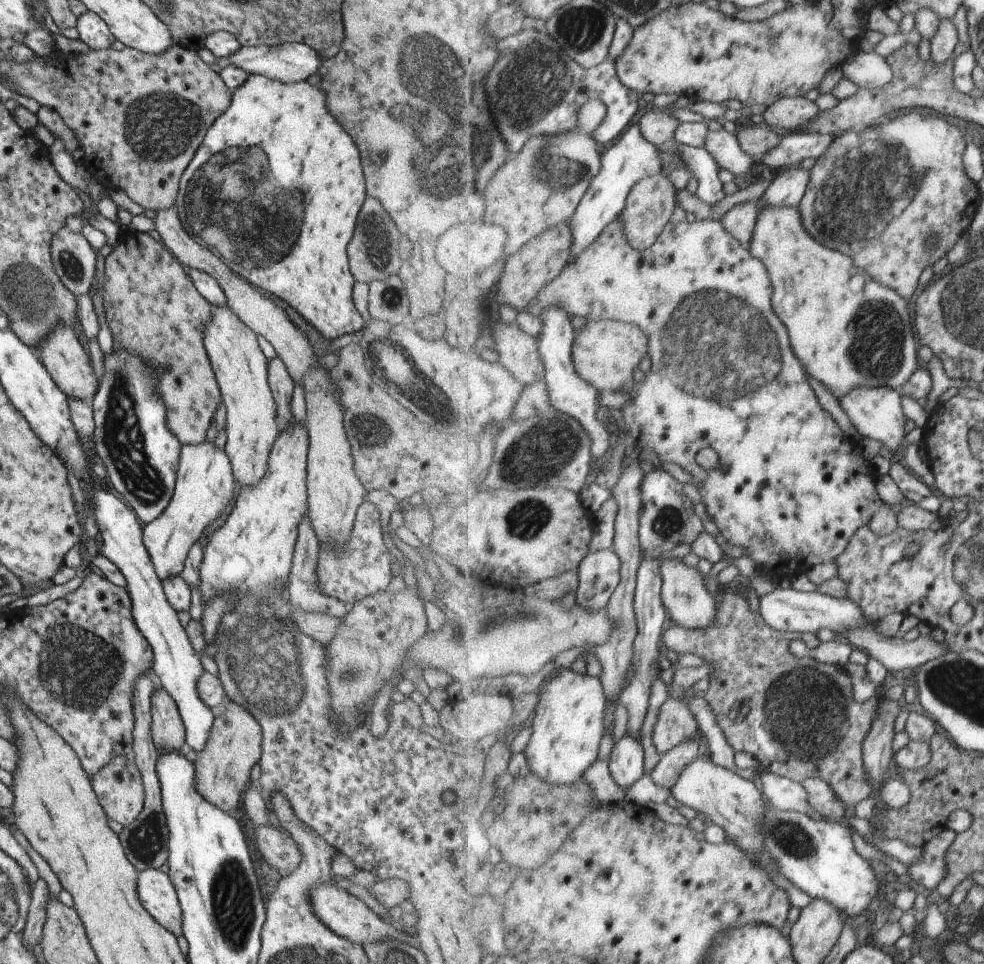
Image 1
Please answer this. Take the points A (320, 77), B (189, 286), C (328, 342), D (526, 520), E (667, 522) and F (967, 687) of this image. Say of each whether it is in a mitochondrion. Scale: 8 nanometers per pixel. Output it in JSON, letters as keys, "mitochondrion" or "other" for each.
{"A":"other","B":"other","C":"other","D":"mitochondrion","E":"mitochondrion","F":"mitochondrion"}

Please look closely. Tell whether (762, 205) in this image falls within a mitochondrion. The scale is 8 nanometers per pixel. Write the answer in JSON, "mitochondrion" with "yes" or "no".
{"mitochondrion":"no"}

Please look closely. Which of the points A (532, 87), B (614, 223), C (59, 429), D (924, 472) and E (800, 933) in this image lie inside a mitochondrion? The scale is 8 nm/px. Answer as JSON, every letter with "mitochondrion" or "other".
{"A":"mitochondrion","B":"other","C":"other","D":"other","E":"other"}

